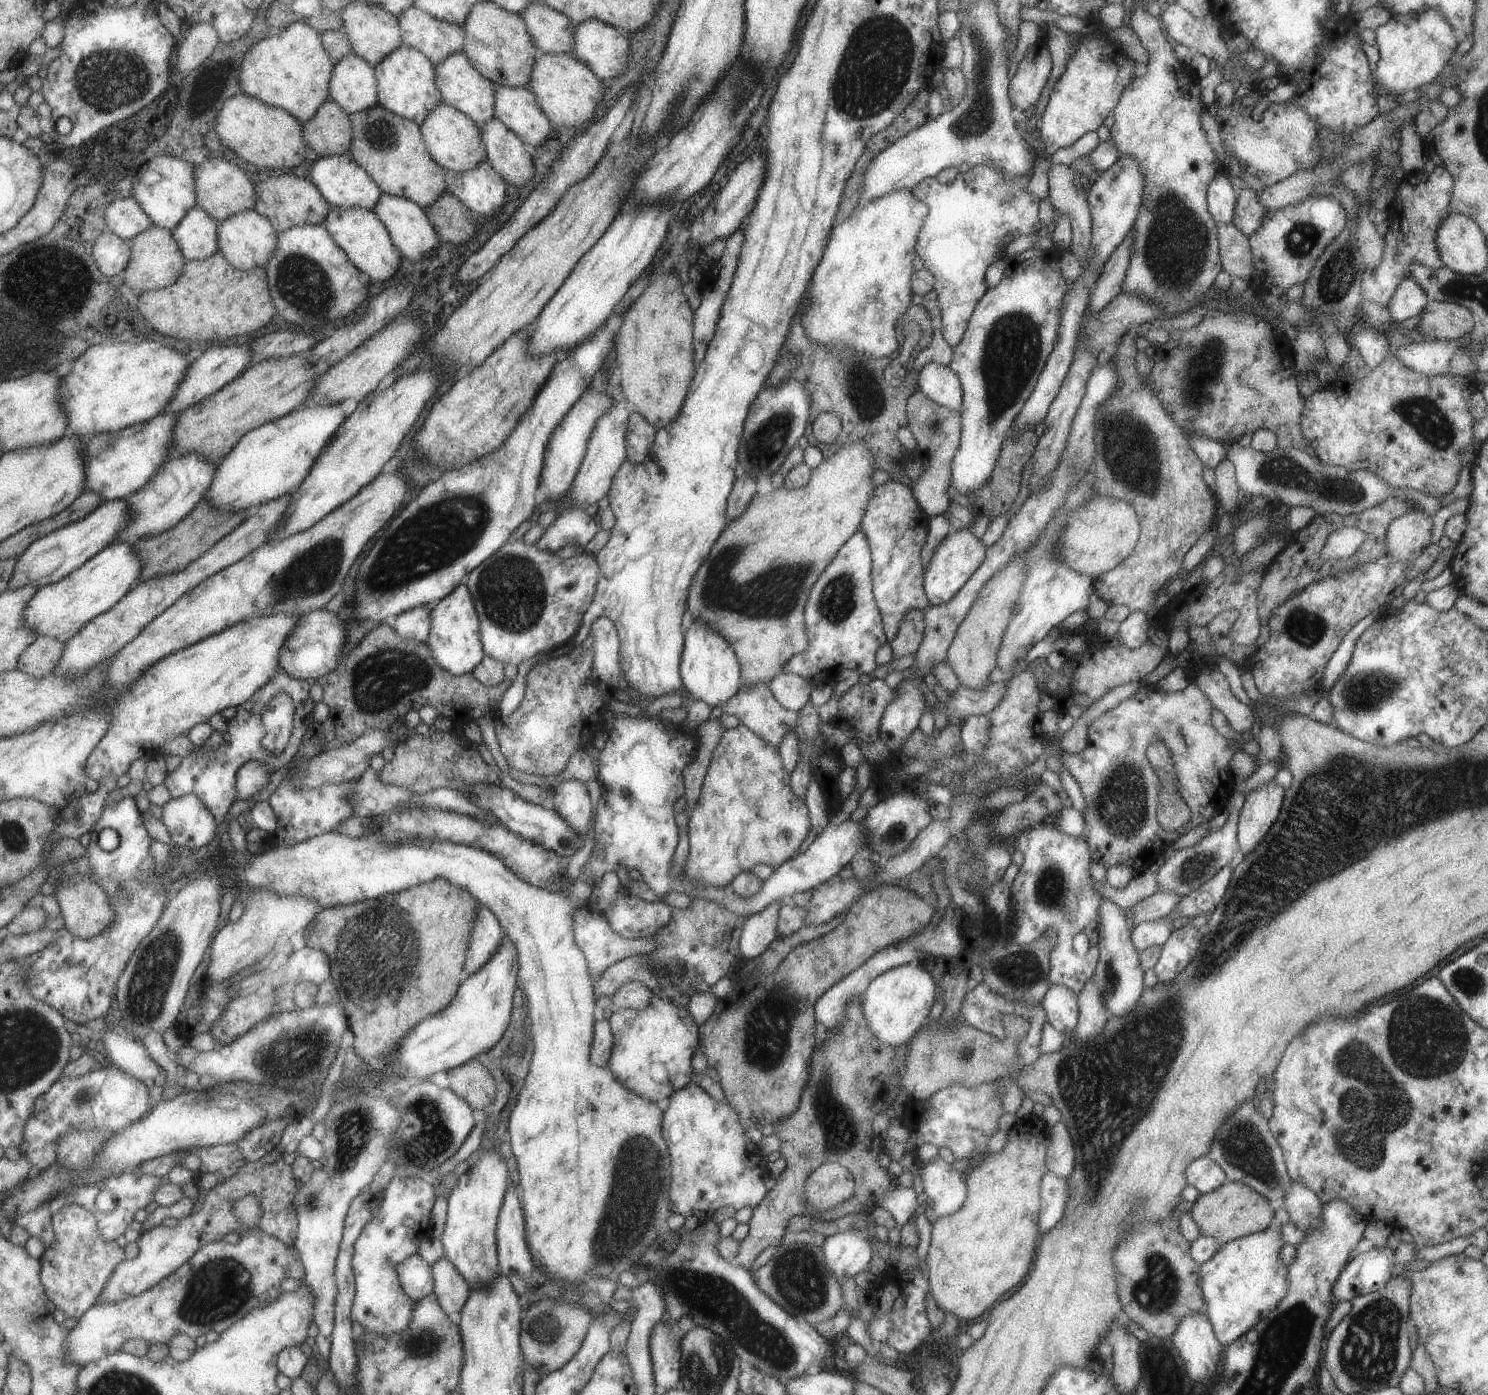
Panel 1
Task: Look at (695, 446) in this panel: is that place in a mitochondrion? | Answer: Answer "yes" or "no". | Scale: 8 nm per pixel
no

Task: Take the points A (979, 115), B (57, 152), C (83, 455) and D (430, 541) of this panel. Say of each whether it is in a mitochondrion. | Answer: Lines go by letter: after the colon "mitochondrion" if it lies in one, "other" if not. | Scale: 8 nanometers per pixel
A: mitochondrion
B: other
C: other
D: mitochondrion

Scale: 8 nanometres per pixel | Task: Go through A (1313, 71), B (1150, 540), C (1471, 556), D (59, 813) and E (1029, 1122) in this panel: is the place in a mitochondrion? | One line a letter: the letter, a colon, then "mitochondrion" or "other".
A: other
B: other
C: other
D: other
E: other

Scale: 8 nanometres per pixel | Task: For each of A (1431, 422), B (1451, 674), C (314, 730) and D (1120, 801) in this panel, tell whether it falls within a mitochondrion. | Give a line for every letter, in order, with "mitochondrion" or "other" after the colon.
A: mitochondrion
B: other
C: other
D: mitochondrion

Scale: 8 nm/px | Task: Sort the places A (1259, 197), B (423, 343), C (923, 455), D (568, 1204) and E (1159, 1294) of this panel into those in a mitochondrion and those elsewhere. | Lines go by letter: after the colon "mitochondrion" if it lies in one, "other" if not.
A: other
B: other
C: other
D: other
E: mitochondrion

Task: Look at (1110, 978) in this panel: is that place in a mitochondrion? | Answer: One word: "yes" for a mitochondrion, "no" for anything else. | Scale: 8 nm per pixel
yes

